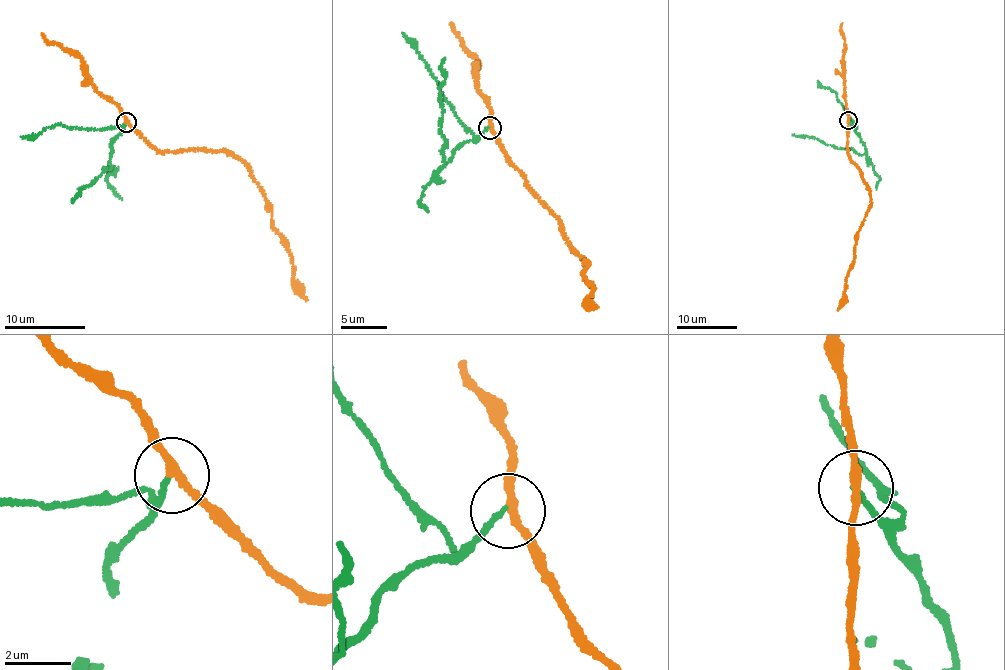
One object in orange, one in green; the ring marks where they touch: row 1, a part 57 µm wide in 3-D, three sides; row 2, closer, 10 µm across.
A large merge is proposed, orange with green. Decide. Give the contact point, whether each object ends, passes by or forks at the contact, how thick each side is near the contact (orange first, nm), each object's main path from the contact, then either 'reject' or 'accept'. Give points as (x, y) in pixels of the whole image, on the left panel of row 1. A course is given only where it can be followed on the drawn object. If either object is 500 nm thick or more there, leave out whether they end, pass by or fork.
place (126, 122); orange passes by; green ends; calibres 200 and 140 nm; course orange (127, 123), (162, 151), (220, 149), (245, 164), (272, 213), (272, 227), (291, 258), (292, 279), (308, 300); course green (127, 123), (111, 144), (112, 166), (105, 168), (94, 183), (81, 187), (72, 201); reject

